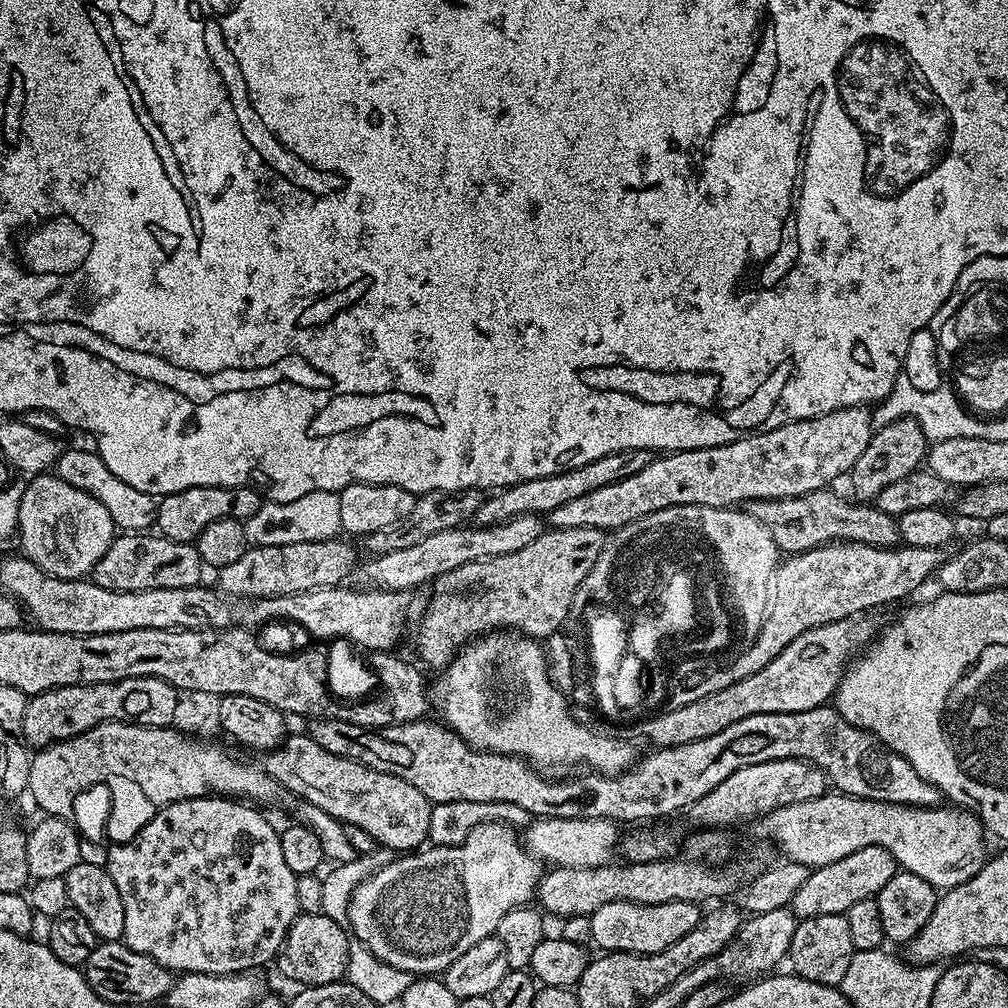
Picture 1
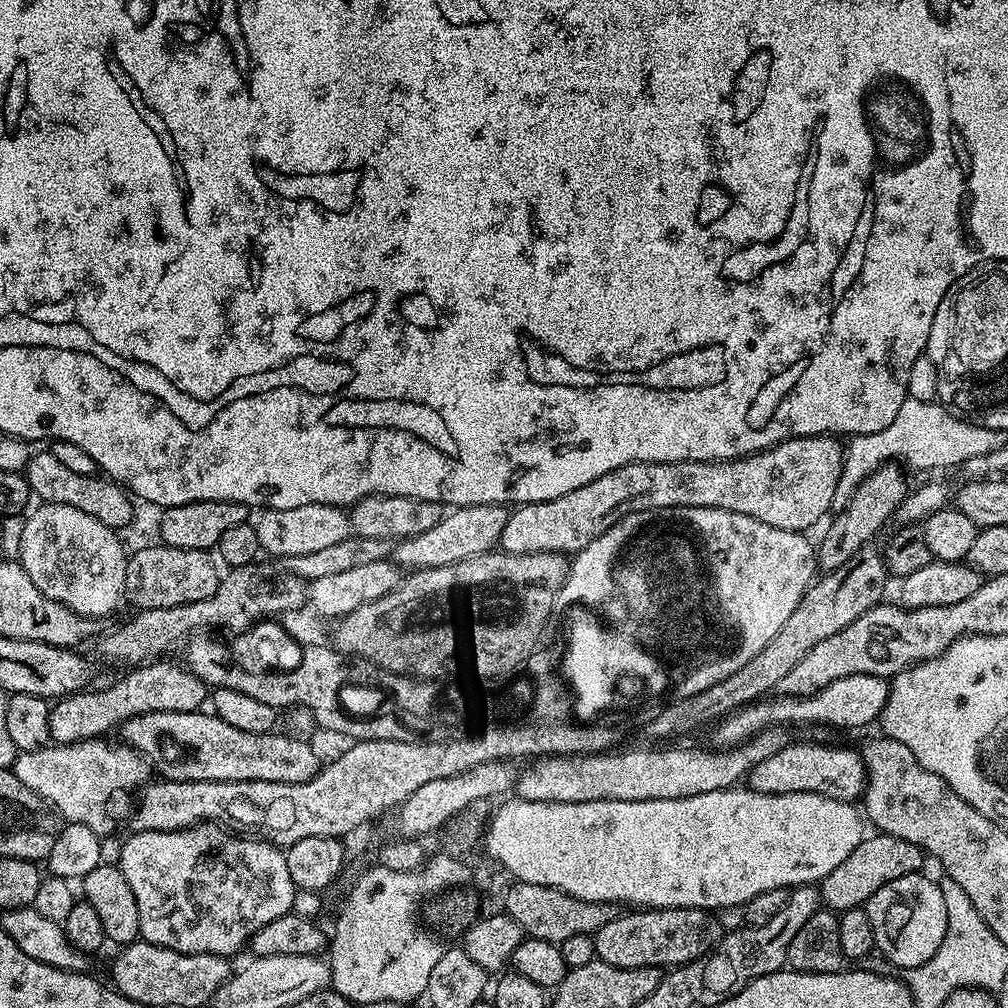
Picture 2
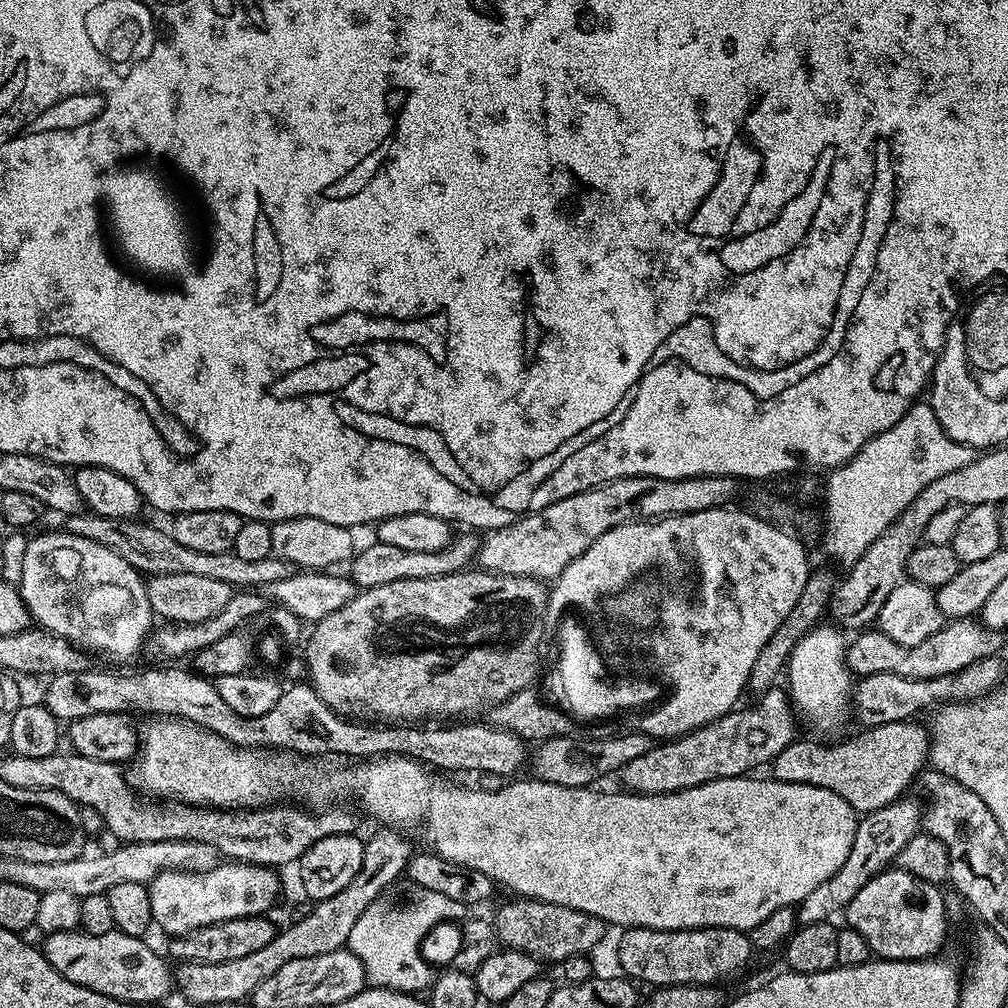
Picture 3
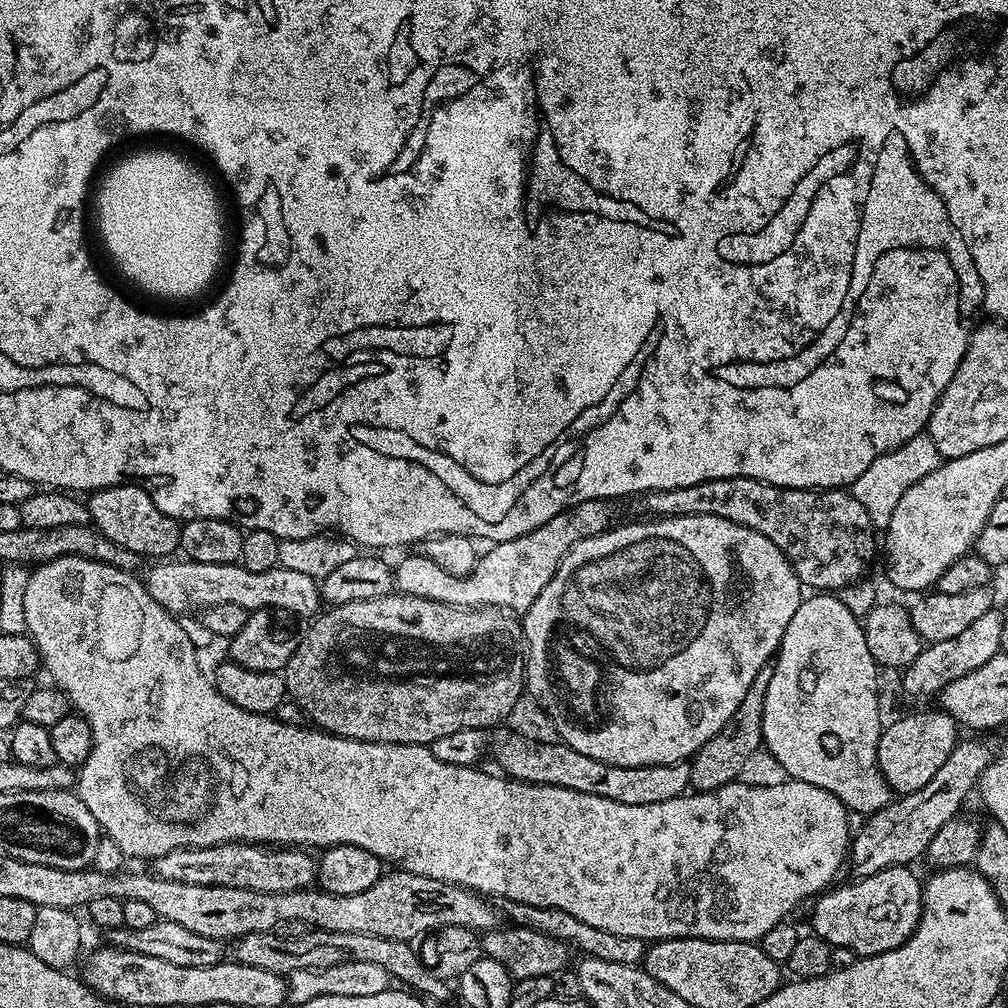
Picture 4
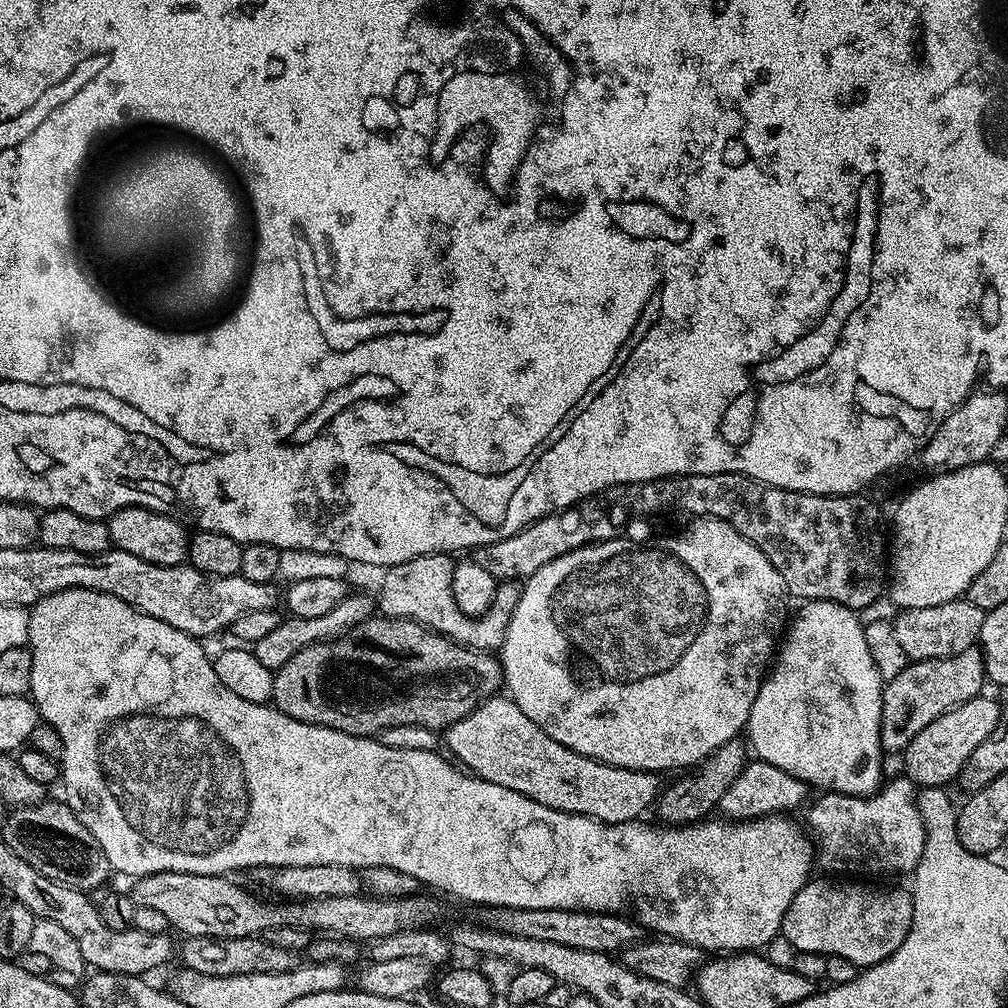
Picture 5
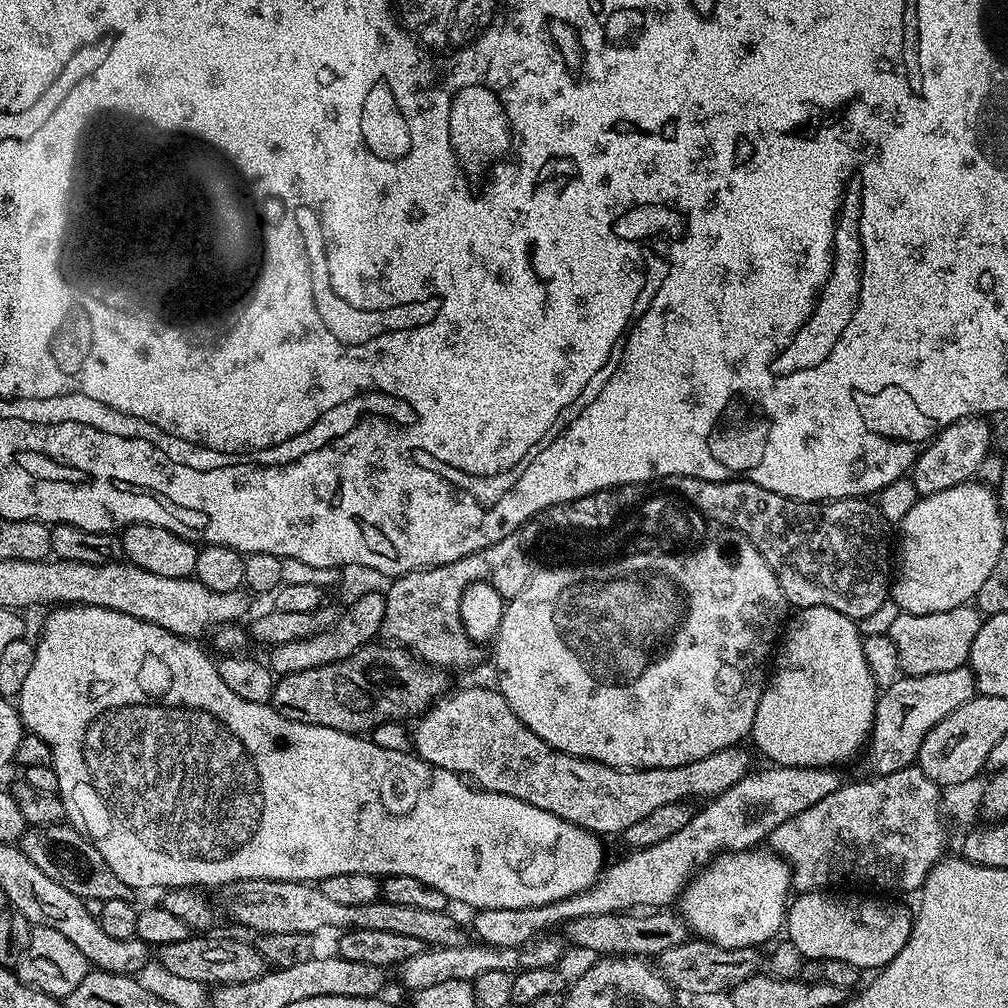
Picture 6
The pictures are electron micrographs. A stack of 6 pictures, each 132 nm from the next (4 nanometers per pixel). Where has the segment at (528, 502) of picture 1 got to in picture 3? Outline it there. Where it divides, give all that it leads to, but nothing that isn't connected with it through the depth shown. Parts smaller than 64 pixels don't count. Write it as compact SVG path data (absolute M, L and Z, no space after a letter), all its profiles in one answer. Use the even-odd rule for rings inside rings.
M464 530L453 535L442 550L427 552L426 550L402 550L399 546L386 546L379 542L371 542L364 549L362 547L350 560L350 579L357 589L377 588L386 586L386 582L402 582L410 578L438 578L451 572L458 572L469 567L468 564L477 559L480 551L481 537L475 531Z

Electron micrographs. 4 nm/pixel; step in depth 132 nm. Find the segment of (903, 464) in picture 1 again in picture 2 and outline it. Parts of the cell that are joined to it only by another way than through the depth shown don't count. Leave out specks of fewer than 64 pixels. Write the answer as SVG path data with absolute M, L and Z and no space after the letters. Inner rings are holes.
M889 462L874 470L854 490L854 494L846 502L846 506L839 509L831 517L832 525L828 533L818 540L818 564L824 572L832 572L838 566L850 562L854 554L858 554L880 532L880 527L889 519L895 517L898 506L908 497L910 483L906 477L905 469Z

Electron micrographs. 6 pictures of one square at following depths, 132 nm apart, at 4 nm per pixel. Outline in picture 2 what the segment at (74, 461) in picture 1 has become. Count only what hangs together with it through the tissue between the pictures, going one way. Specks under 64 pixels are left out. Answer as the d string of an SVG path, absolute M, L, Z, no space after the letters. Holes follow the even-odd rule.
M50 450L33 451L28 458L28 466L23 471L28 479L28 486L33 497L45 504L65 504L74 506L102 522L107 528L121 530L132 520L133 497L121 485L99 475L87 476L74 474L67 466L62 466L58 458Z

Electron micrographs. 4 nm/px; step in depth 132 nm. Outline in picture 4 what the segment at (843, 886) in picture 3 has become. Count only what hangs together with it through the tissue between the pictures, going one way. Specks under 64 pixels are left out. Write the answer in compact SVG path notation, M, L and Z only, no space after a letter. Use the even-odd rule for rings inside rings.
M961 739L950 754L950 758L926 782L926 786L917 792L910 792L893 799L892 803L884 809L869 815L860 833L853 835L850 840L850 868L856 871L857 877L869 876L878 870L899 868L911 865L911 860L916 860L927 853L930 842L934 842L934 834L946 826L946 822L957 819L961 815L960 807L968 800L968 795L977 791L980 776L987 770L994 759L983 739Z

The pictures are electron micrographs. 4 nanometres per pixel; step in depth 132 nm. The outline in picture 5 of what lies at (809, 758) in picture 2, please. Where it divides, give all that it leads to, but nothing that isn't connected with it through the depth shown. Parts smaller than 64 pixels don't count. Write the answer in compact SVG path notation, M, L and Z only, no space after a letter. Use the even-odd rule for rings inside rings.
M988 694L975 696L943 712L930 726L923 728L902 753L903 771L916 786L944 786L947 780L955 781L964 768L964 763L990 738L990 734L1002 723L1000 708Z

